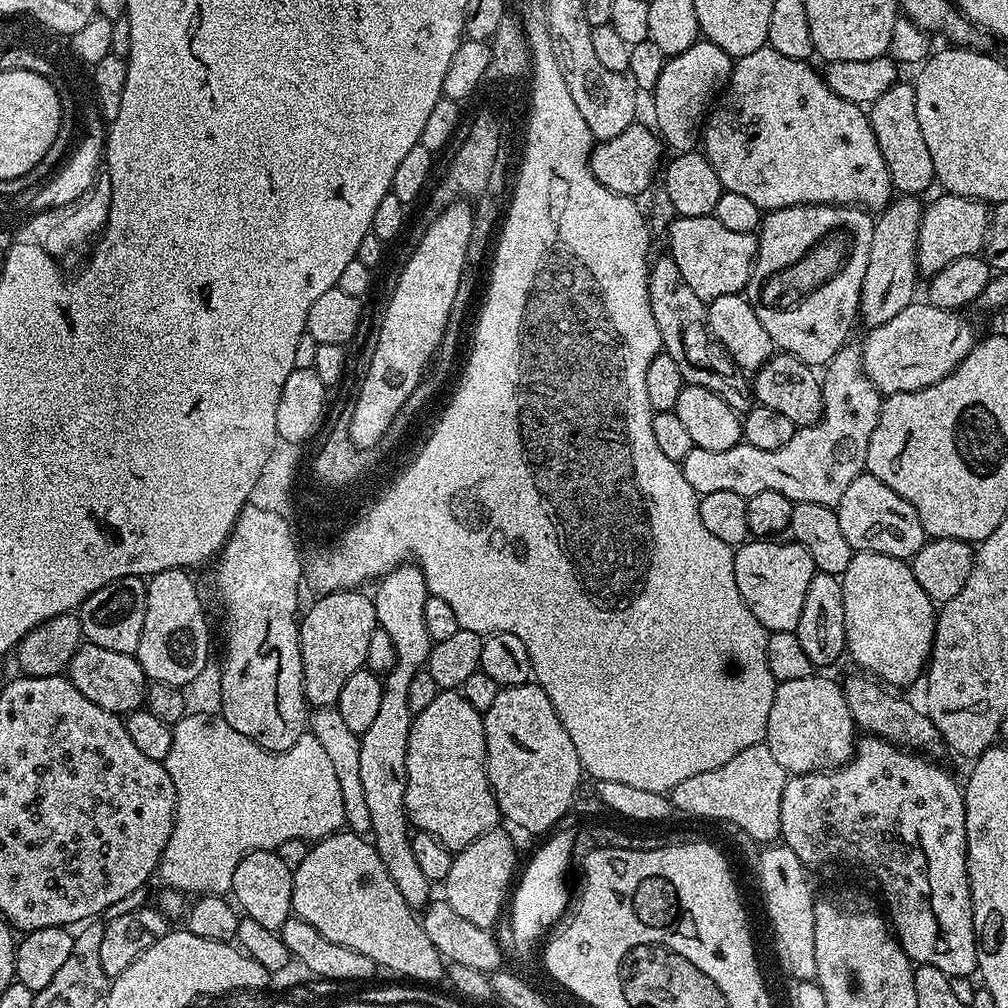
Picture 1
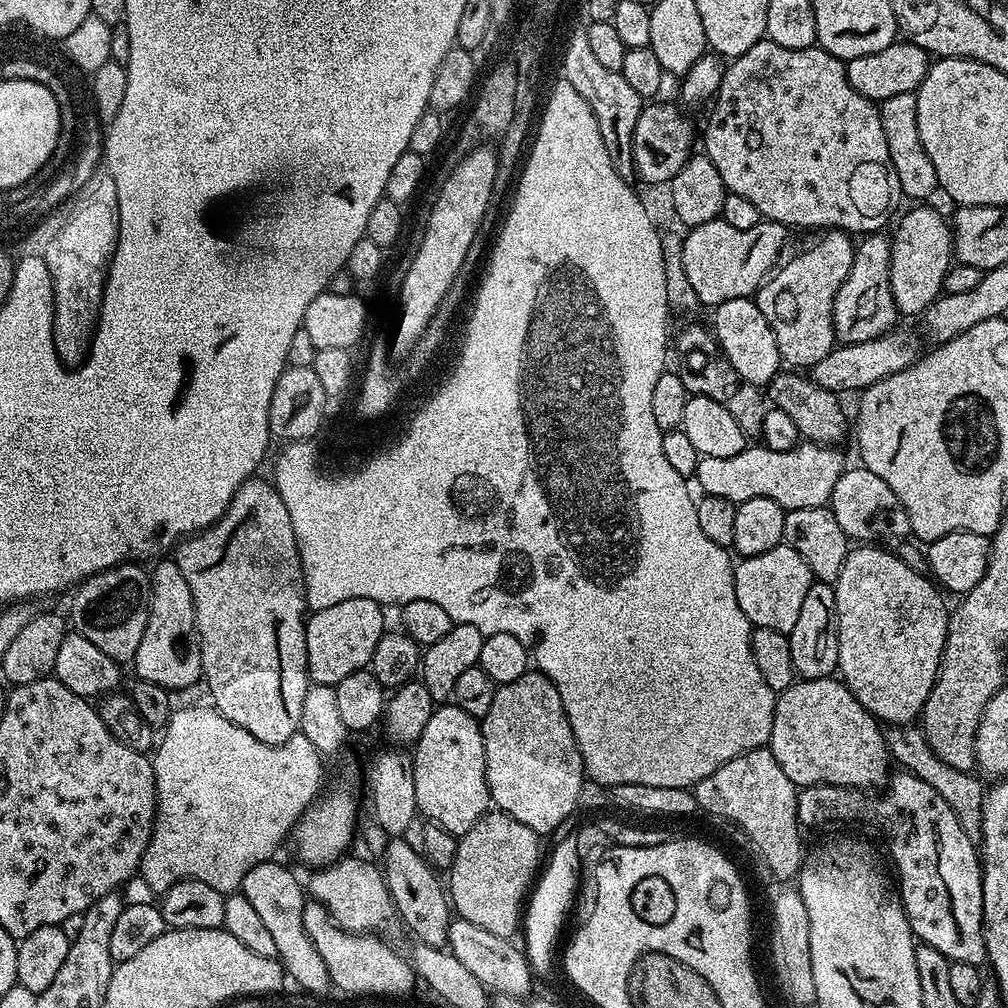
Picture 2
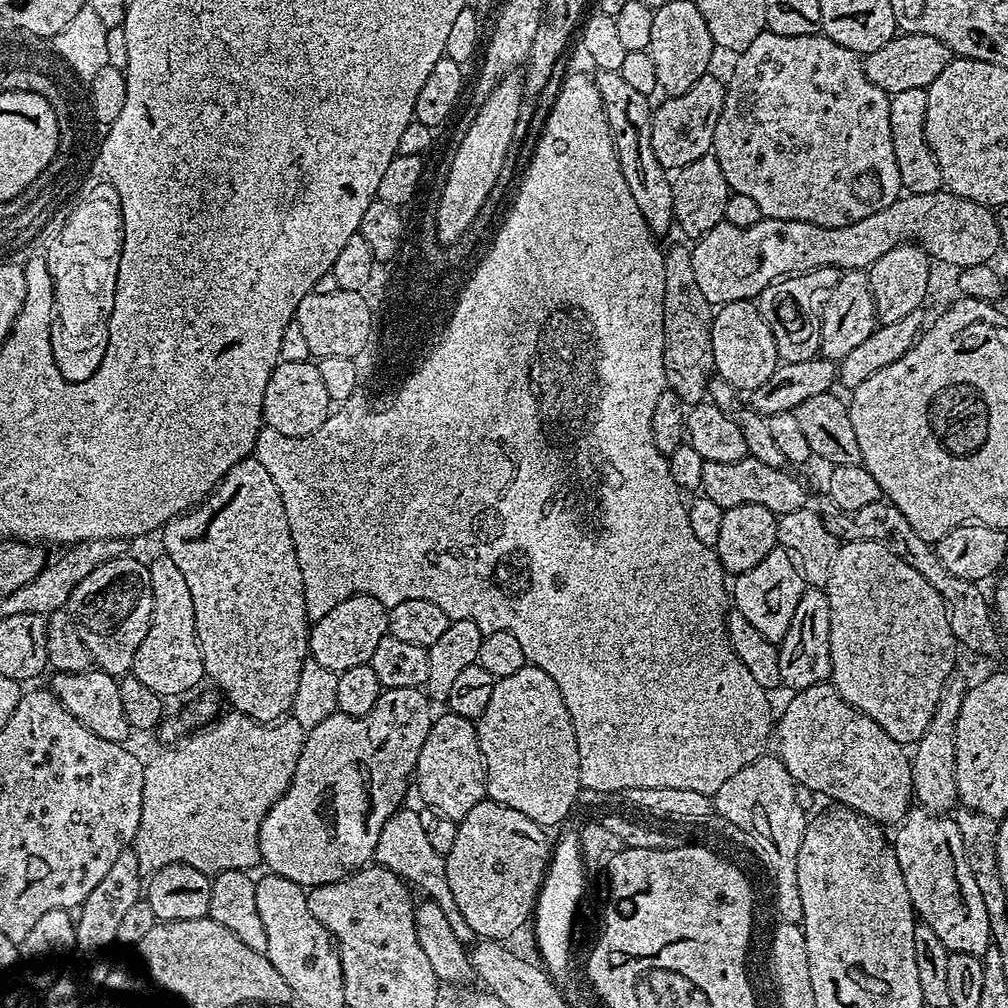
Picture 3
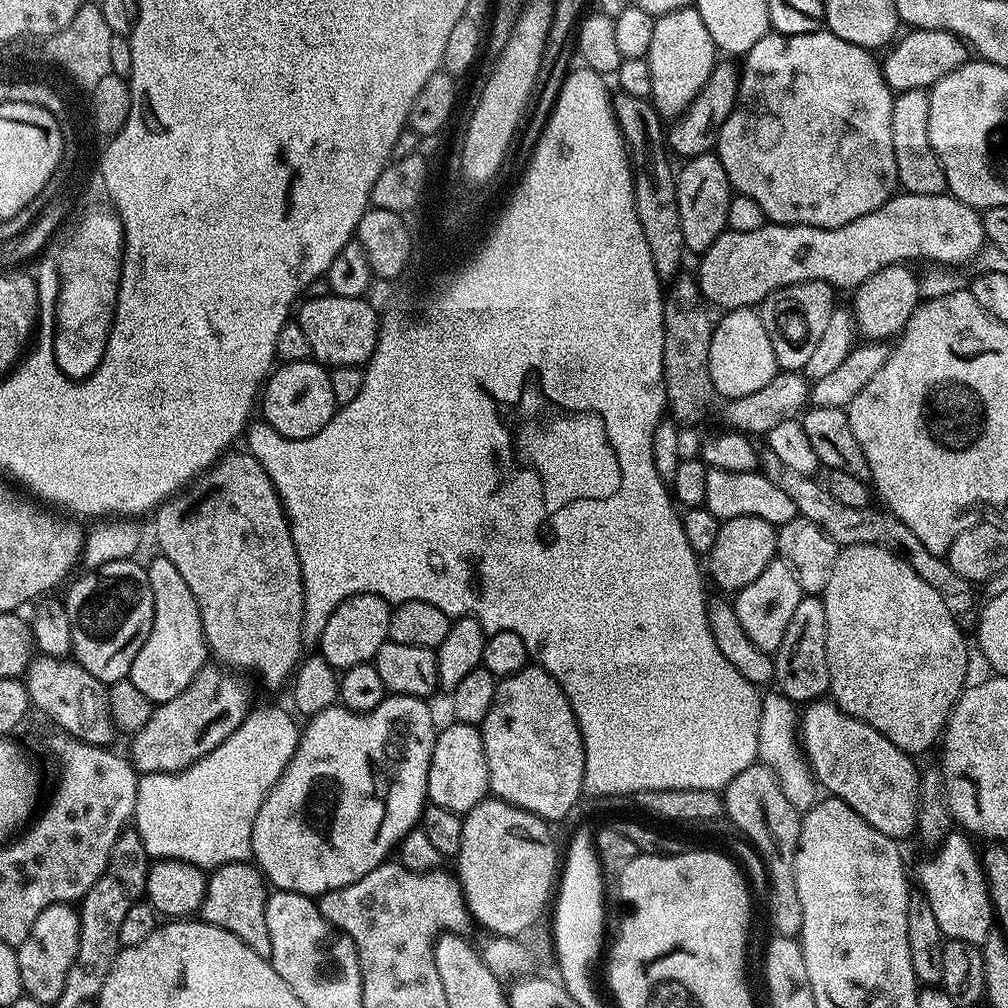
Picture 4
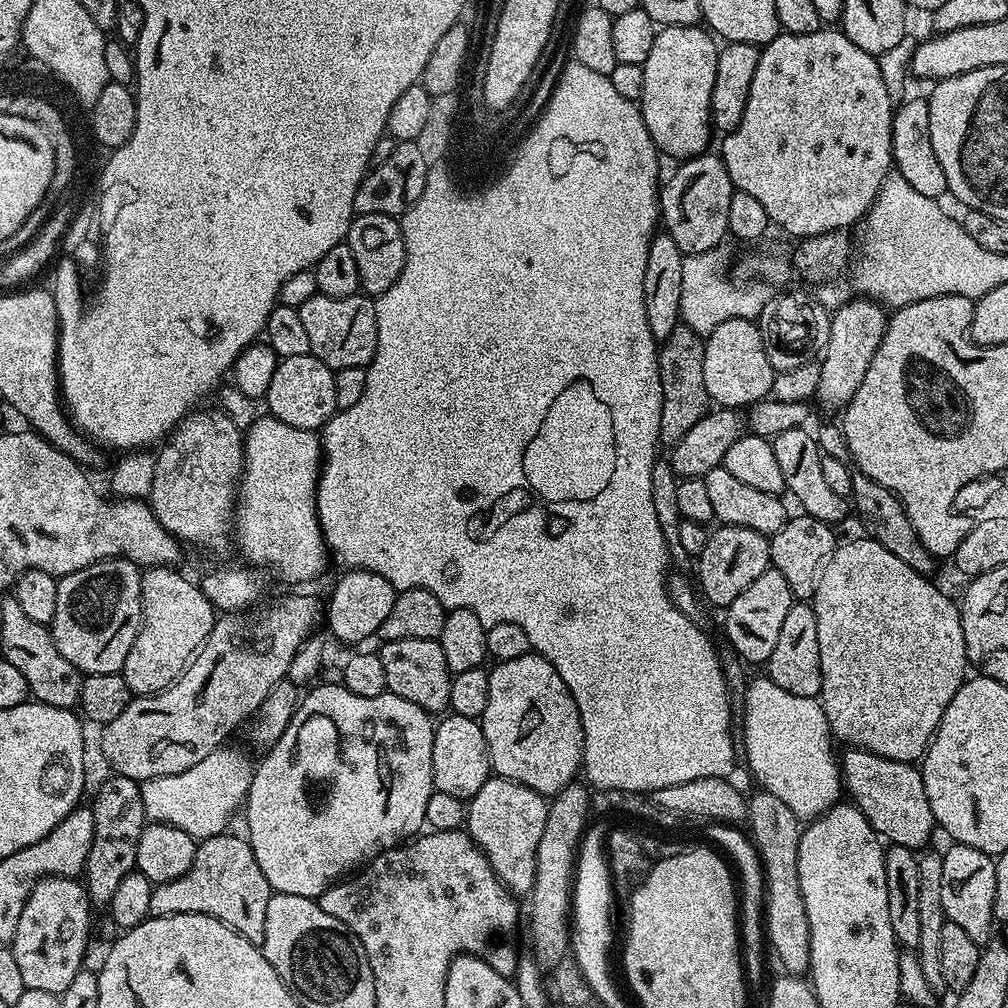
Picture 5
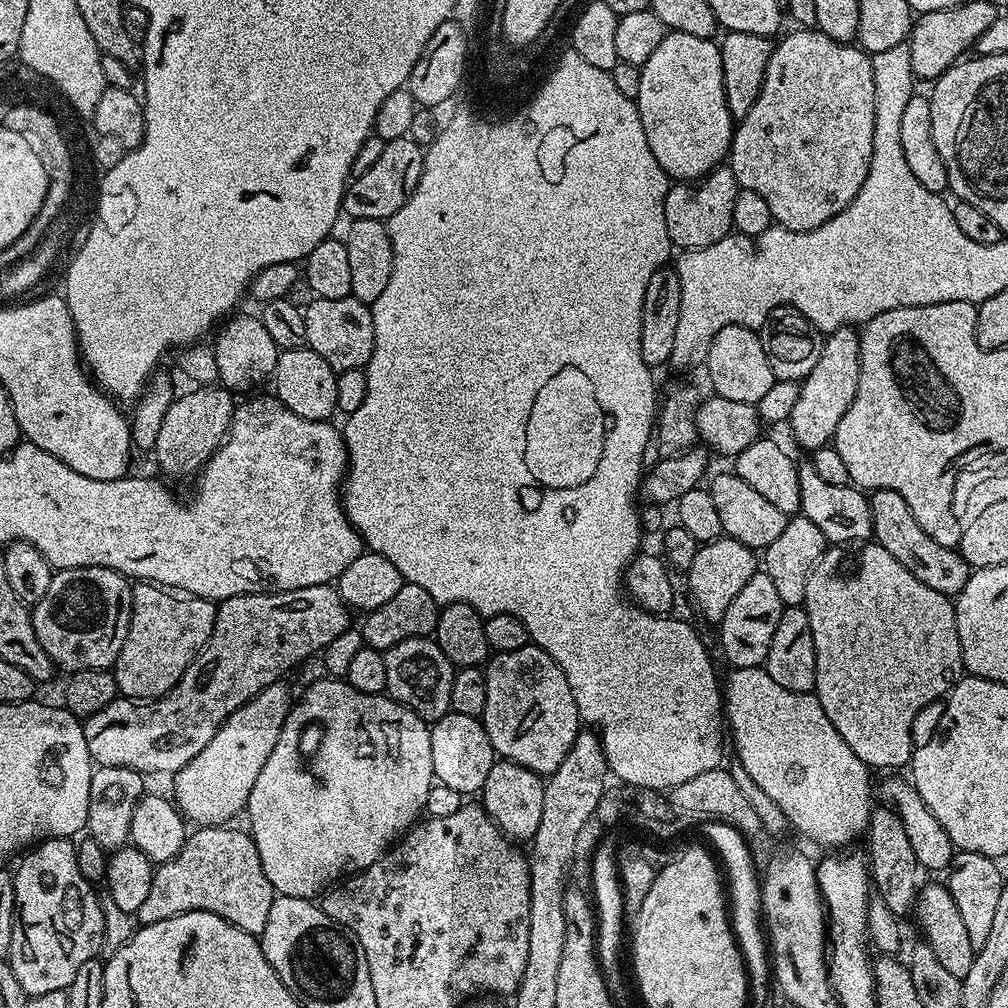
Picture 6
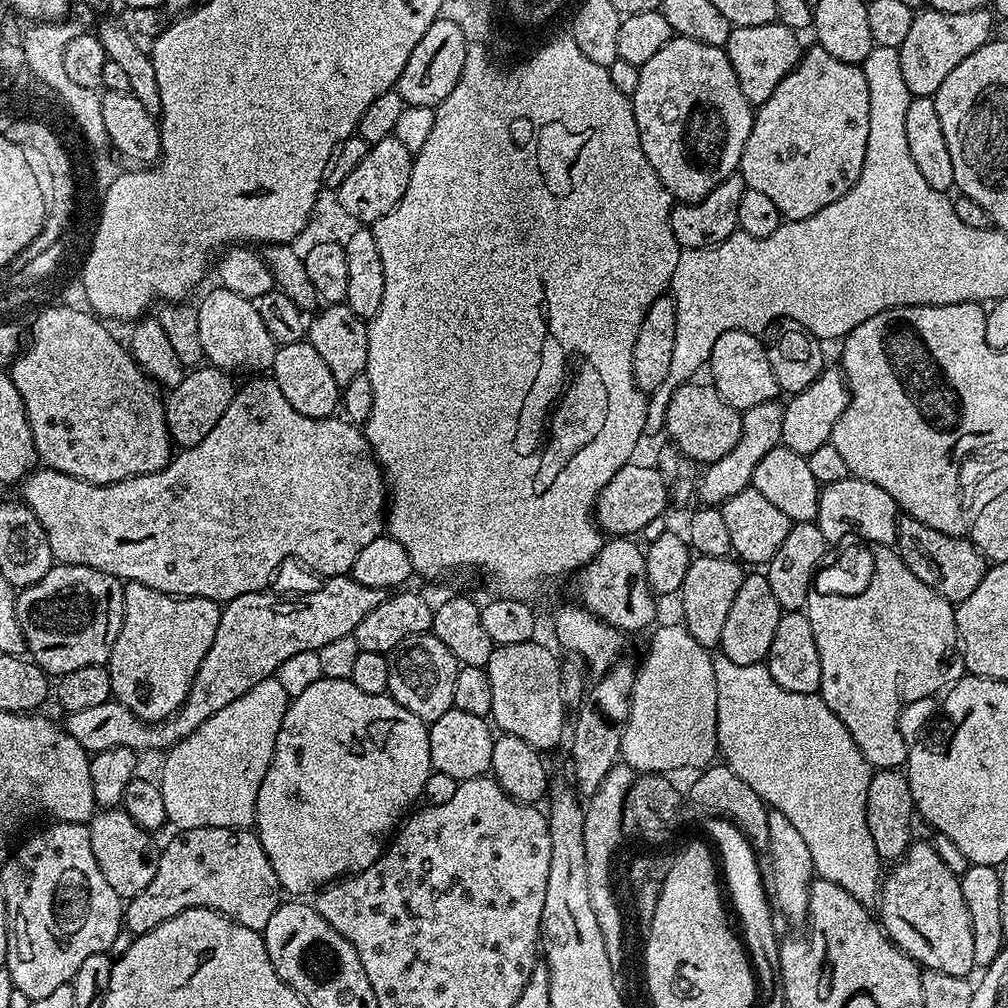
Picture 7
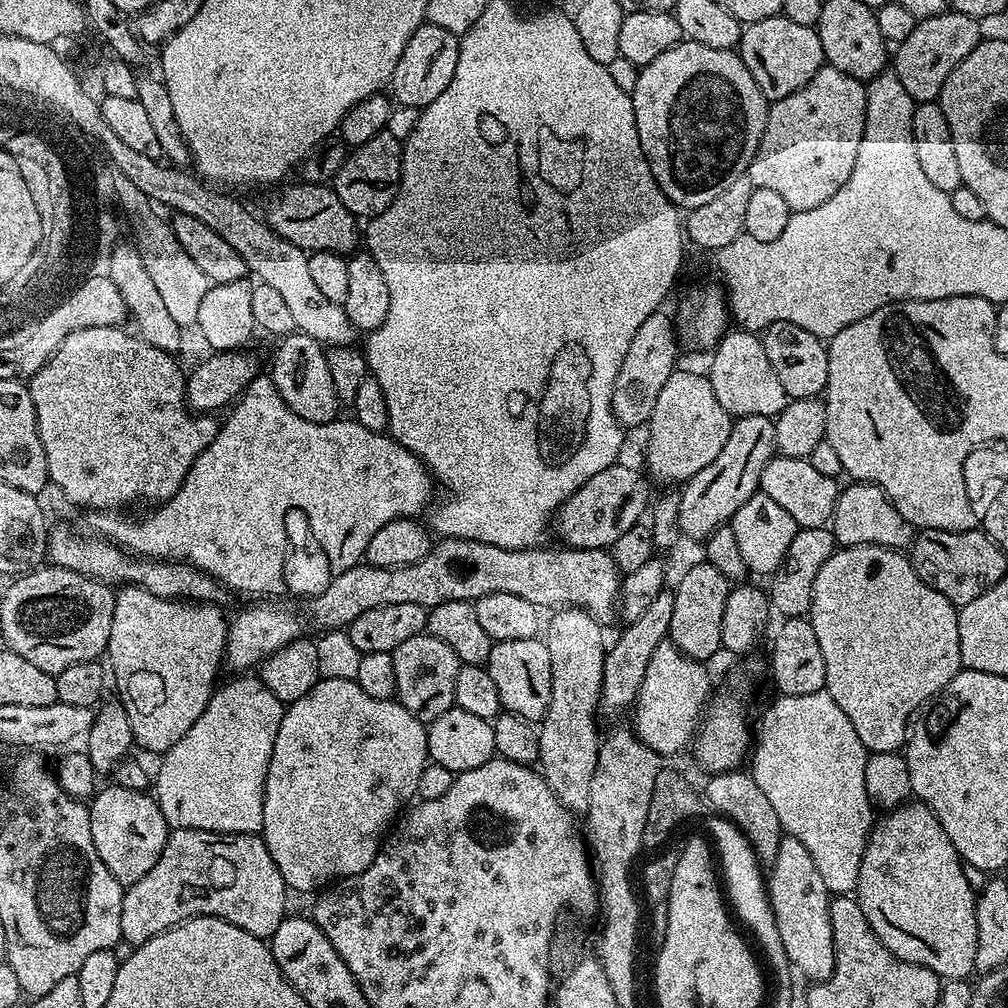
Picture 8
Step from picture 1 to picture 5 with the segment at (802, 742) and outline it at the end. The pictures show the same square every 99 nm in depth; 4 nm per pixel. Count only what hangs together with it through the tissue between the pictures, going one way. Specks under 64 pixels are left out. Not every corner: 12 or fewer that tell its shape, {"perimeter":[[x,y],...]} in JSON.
{"perimeter":[[849,747],[843,791],[876,835],[923,849],[934,832],[916,764]]}

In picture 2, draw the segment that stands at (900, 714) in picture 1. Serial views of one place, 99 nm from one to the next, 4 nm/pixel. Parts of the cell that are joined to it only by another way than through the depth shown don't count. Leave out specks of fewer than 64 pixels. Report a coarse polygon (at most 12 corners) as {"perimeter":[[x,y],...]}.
{"perimeter":[[892,726],[889,757],[980,825],[985,785],[934,754],[923,727]]}

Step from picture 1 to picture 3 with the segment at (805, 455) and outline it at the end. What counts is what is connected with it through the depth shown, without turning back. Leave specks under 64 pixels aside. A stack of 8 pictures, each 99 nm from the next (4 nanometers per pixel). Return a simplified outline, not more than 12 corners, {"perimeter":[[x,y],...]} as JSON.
{"perimeter":[[751,458],[702,466],[718,506],[766,506],[777,517],[809,503],[784,468]]}

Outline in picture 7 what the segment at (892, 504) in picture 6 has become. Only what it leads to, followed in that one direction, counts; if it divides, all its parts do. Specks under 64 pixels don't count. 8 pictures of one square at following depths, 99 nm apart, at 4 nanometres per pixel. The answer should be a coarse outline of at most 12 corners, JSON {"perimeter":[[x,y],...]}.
{"perimeter":[[899,517],[902,562],[954,606],[990,567],[971,539]]}

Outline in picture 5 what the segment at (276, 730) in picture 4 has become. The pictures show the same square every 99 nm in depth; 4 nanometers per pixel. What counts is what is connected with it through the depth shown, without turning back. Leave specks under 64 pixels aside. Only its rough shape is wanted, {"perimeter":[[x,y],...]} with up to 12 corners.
{"perimeter":[[242,749],[143,781],[145,817],[198,842],[241,811],[254,771]]}

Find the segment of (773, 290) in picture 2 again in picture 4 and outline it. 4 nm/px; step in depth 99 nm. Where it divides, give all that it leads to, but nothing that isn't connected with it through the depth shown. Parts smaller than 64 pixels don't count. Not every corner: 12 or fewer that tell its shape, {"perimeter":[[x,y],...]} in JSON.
{"perimeter":[[811,280],[759,305],[781,369],[804,368],[834,307]]}

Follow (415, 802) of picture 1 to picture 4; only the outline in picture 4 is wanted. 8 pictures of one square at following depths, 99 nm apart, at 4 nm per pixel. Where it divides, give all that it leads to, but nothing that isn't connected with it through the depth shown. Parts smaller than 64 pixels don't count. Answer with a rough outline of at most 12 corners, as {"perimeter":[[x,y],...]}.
{"perimeter":[[439,729],[428,800],[469,812],[489,795],[480,729]]}

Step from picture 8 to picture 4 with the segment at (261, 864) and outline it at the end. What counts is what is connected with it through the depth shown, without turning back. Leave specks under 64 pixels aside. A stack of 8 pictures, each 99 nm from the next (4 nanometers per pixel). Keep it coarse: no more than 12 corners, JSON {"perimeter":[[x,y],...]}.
{"perimeter":[[252,862],[213,867],[203,919],[271,957],[270,888]]}

